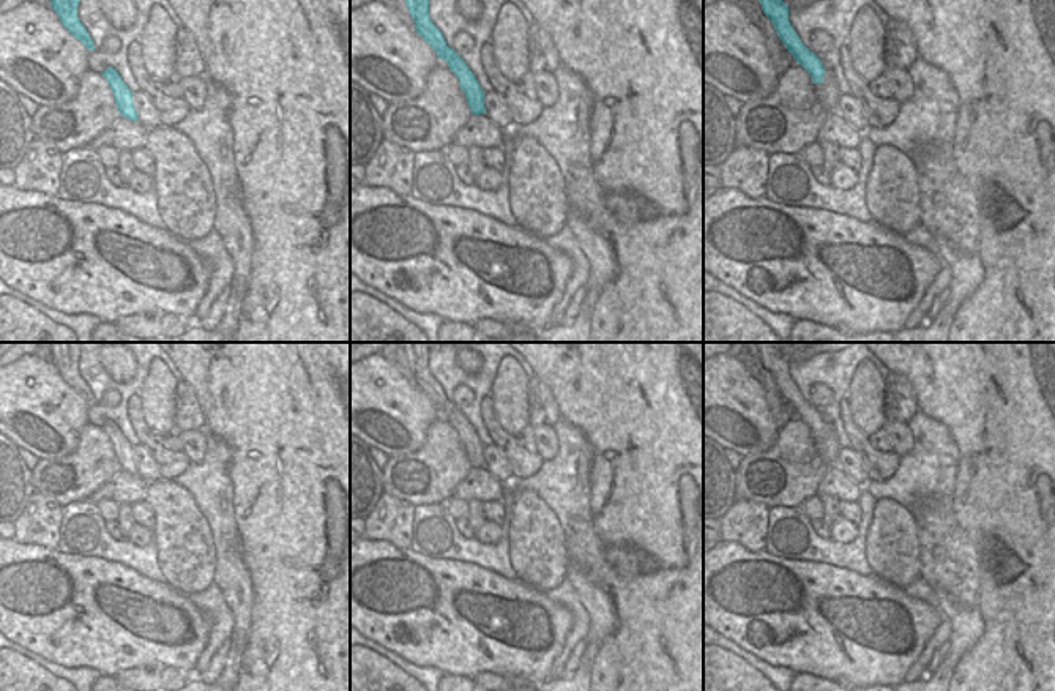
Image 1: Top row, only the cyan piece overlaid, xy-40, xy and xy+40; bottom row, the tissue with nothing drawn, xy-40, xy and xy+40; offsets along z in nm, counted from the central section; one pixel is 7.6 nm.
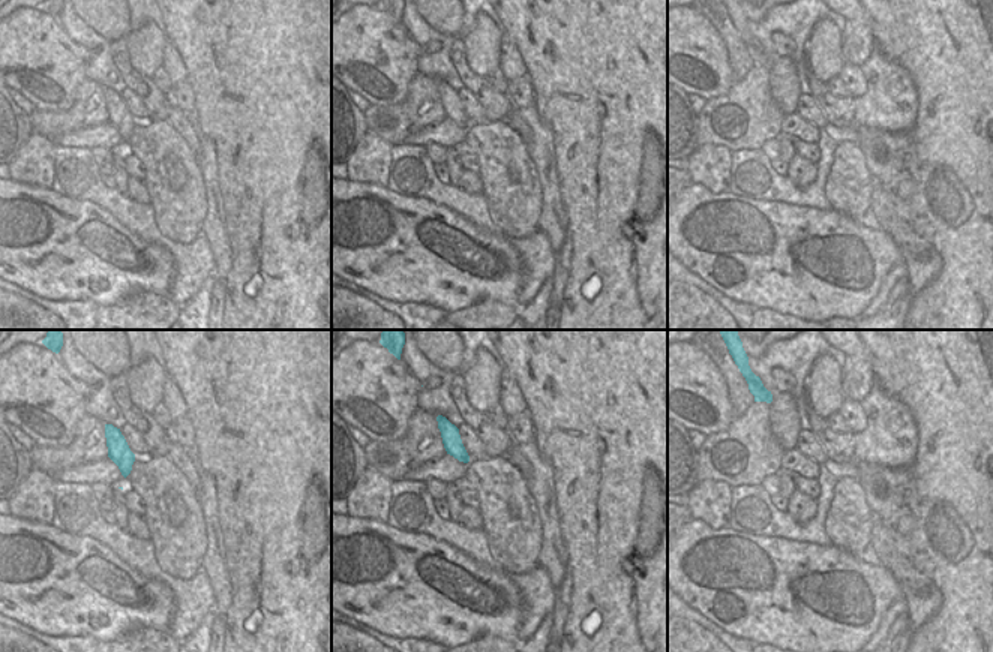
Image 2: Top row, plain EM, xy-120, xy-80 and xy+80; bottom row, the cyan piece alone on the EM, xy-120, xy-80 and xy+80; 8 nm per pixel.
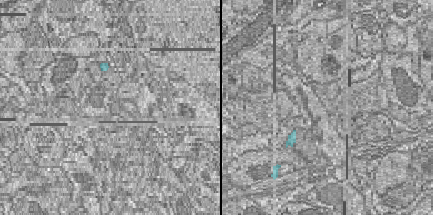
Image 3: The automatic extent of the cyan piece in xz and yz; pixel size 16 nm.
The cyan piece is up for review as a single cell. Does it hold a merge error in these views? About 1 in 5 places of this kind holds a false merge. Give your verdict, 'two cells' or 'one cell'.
one cell

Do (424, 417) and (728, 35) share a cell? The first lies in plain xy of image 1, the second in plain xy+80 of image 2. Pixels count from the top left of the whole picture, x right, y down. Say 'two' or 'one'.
two

